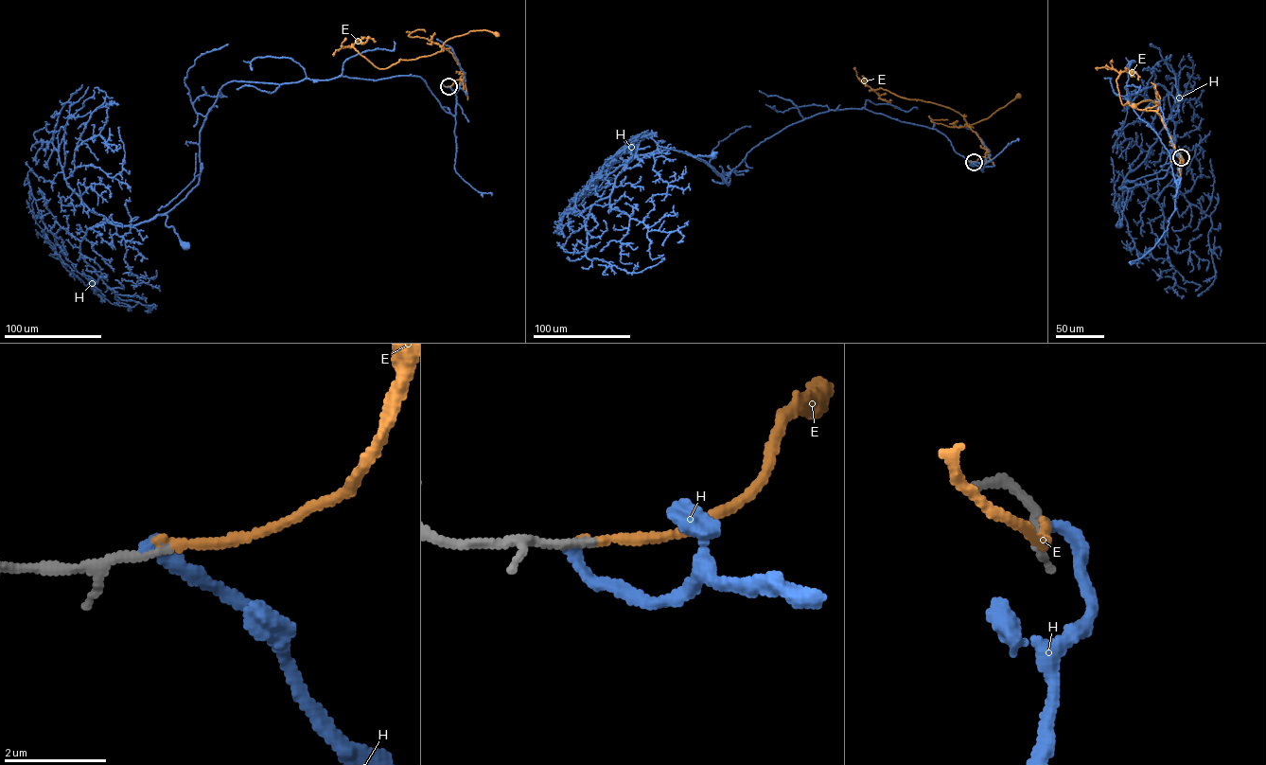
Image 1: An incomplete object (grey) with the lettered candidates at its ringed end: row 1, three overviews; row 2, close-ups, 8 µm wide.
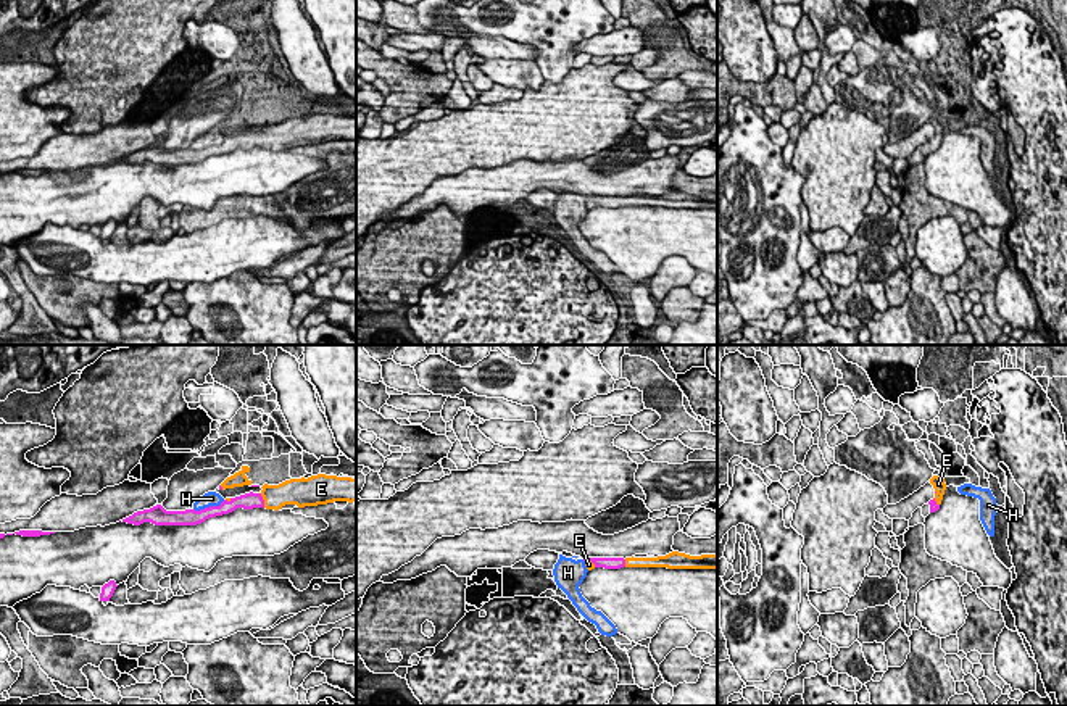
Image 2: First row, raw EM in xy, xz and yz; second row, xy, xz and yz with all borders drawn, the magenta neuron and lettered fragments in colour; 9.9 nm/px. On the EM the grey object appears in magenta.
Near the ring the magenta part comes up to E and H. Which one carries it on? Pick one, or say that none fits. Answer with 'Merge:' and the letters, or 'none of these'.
Merge: E

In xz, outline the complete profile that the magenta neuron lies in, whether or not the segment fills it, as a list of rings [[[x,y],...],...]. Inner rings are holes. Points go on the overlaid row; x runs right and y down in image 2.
[[[672,551],[658,558],[588,558],[583,559],[588,571],[595,567],[667,567],[667,569],[717,569],[717,554],[690,556]]]

